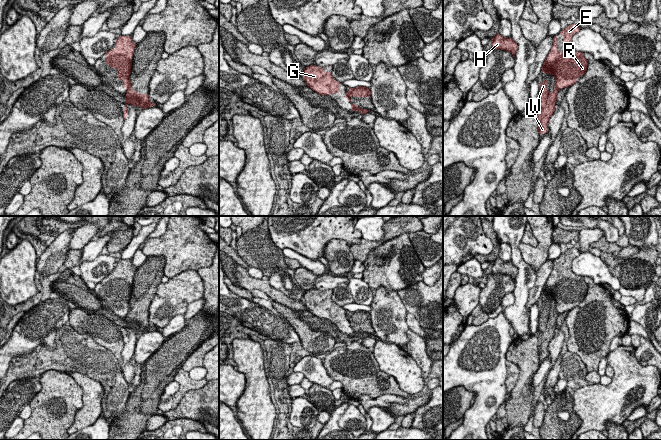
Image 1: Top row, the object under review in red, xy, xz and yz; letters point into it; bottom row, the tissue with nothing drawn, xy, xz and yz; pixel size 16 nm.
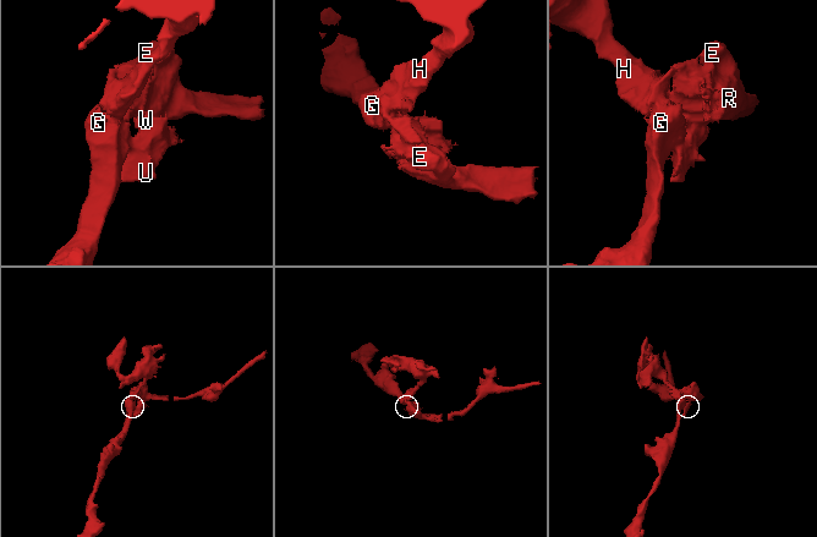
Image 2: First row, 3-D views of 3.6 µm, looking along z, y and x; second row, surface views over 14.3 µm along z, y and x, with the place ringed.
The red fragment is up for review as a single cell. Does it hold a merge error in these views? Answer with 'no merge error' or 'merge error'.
merge error

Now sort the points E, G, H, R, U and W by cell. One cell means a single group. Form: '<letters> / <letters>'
E G H R / U W

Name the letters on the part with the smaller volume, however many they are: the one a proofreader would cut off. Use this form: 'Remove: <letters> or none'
Remove: U, W

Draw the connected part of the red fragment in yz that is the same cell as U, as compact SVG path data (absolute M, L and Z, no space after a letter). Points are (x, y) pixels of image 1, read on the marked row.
M544 79L541 84L539 84L539 95L537 103L537 115L538 115L538 133L546 134L547 125L549 124L549 119L555 111L555 102L558 98L557 89L553 92L548 92L548 79Z

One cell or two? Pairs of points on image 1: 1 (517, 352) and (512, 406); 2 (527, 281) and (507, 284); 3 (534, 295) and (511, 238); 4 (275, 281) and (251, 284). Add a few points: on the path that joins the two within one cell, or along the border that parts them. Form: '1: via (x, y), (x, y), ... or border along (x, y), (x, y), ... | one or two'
1: via (524, 365), (523, 387), (518, 393) | one
2: border along (515, 281), (515, 287), (512, 291) | two
3: border along (535, 270), (535, 284), (529, 290), (526, 311) | two
4: border along (265, 278), (272, 286), (288, 296) | two

